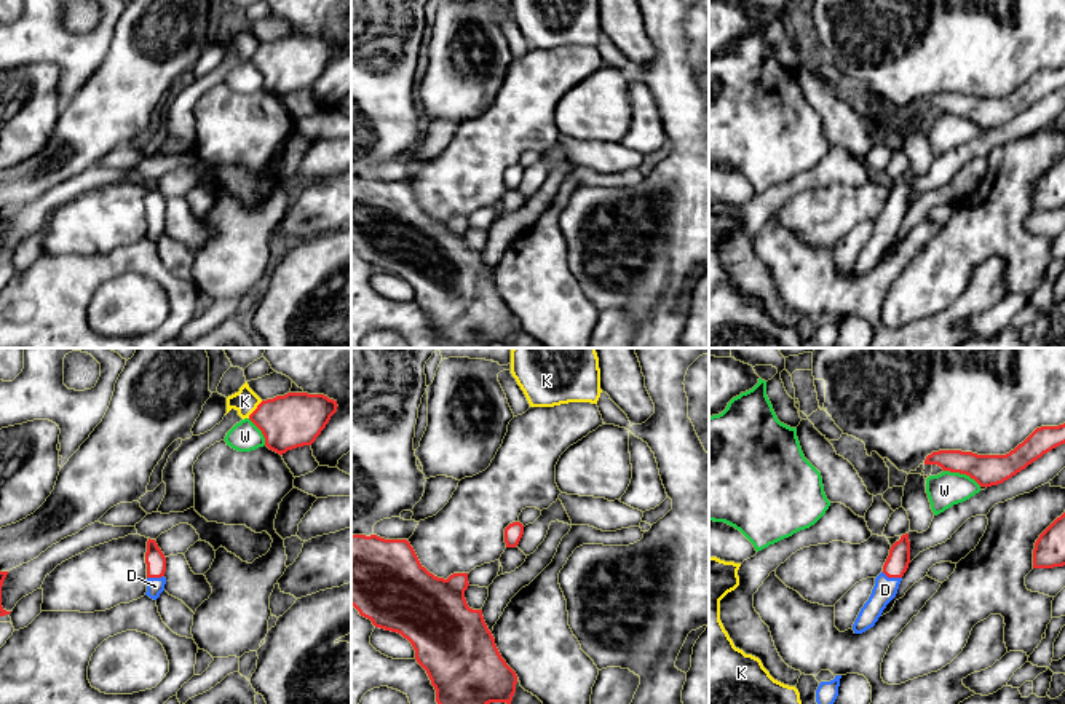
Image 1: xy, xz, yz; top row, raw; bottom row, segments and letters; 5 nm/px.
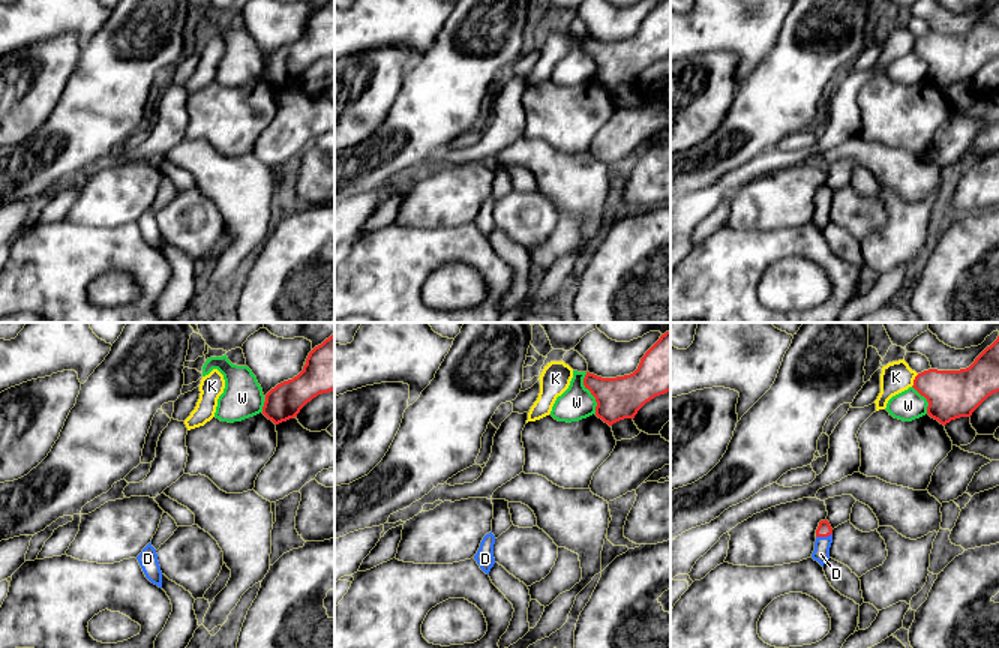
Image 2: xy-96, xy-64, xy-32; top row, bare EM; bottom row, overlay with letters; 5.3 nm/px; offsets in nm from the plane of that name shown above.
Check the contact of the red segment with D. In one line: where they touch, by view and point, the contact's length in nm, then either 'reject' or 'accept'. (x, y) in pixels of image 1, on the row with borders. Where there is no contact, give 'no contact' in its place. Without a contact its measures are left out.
yz (891, 577) | 110 nm | reject

